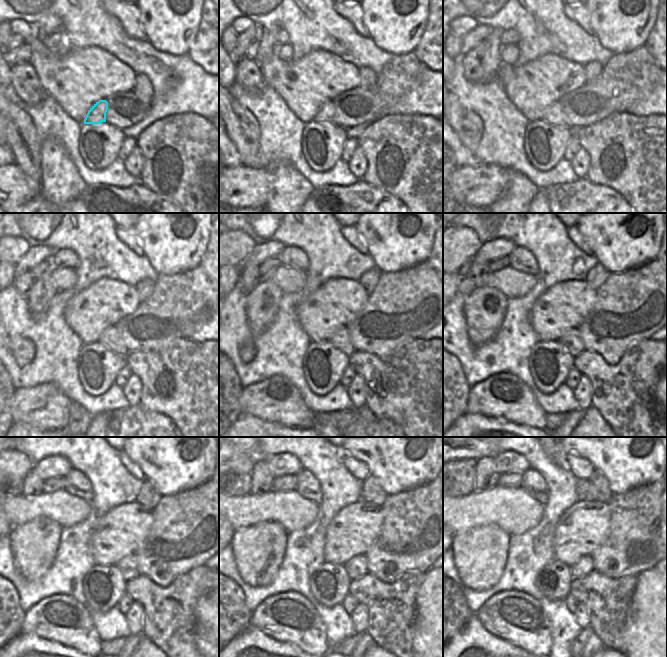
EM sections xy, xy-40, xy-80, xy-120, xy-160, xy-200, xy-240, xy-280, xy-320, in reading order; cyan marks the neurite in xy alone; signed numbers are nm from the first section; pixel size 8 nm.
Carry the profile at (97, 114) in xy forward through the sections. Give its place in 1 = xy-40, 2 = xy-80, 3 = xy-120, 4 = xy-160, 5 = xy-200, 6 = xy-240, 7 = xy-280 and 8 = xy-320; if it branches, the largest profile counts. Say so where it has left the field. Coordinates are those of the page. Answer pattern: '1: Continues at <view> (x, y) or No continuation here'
1: Continues at xy-40 (326, 112)
2: Continues at xy-80 (554, 114)
3: Continues at xy-120 (111, 338)
4: Continues at xy-160 (341, 340)
5: Continues at xy-200 (571, 339)
6: Continues at xy-240 (128, 566)
7: Continues at xy-280 (356, 567)
8: Continues at xy-320 (584, 566).

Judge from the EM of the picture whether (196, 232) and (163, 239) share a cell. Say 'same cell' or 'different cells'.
same cell

